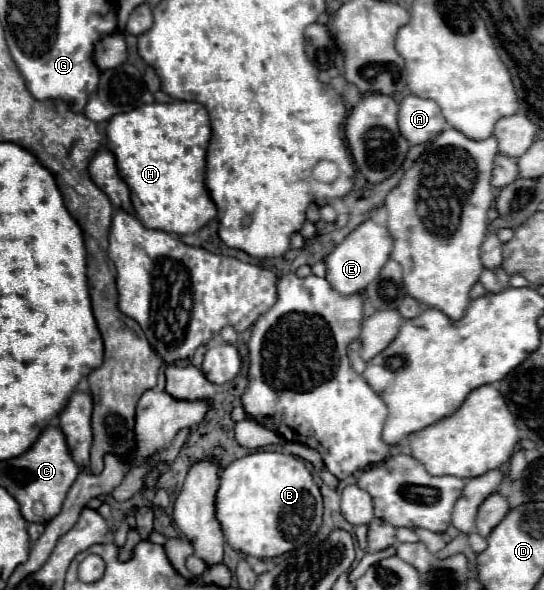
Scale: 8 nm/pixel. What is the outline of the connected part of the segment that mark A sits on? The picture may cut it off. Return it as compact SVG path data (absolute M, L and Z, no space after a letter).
M407 95L399 103L399 131L411 145L433 141L445 129L441 109L433 99Z

